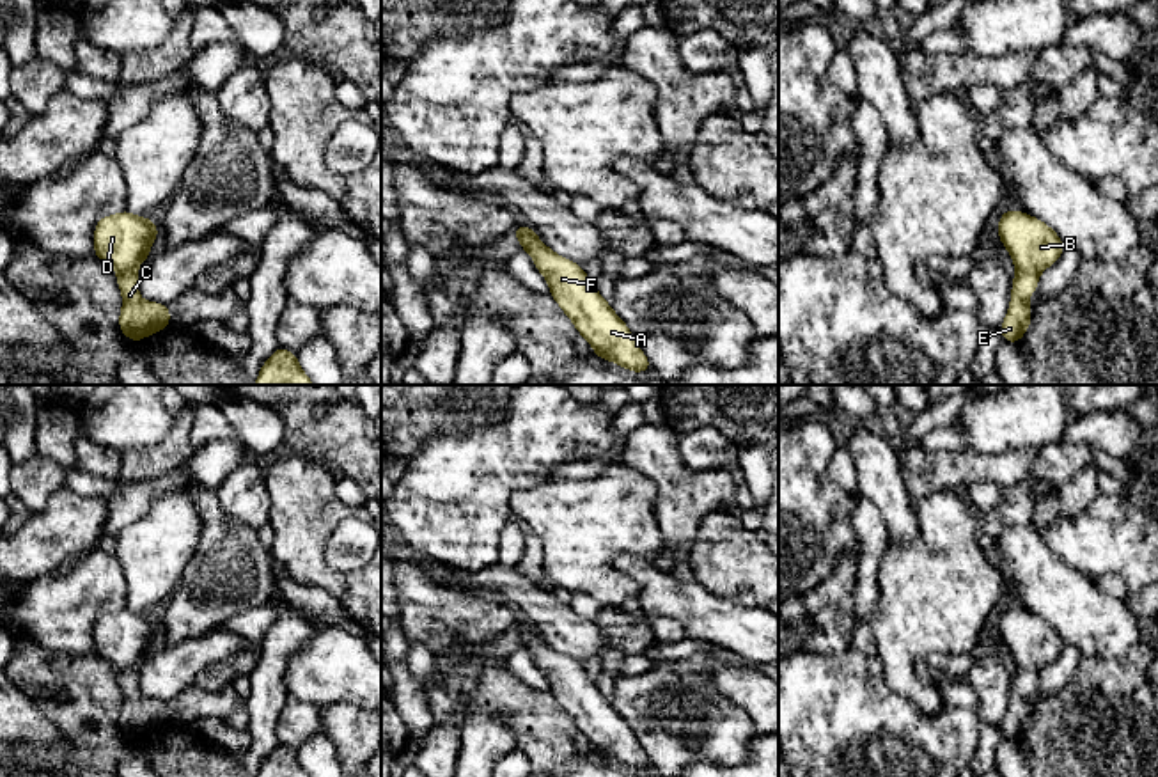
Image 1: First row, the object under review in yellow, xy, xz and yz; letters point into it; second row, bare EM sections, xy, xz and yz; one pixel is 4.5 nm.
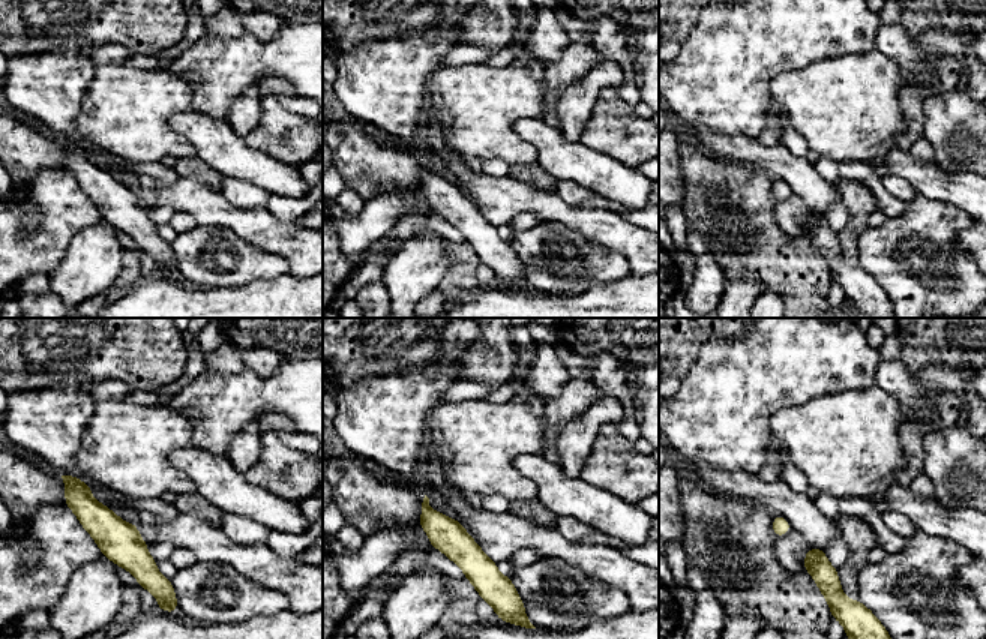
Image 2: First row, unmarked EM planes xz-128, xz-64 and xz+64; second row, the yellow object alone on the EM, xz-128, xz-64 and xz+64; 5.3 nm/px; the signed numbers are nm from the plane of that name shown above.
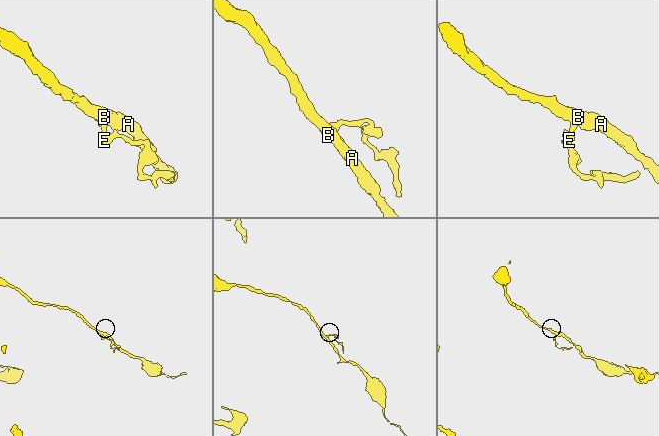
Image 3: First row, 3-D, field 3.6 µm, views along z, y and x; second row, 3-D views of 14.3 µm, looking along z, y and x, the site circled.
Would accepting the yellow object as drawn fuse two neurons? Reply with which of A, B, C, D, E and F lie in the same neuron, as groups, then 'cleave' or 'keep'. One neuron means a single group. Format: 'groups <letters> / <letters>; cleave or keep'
groups A B D F / C E; cleave

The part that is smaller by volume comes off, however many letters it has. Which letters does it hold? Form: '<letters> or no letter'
C, E

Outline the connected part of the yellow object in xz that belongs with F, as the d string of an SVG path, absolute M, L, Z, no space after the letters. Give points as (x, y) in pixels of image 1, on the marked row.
M537 234L521 245L550 286L550 294L583 335L596 357L626 367L631 373L651 371L651 364L635 342L626 323L598 293L591 279L575 261L548 248Z

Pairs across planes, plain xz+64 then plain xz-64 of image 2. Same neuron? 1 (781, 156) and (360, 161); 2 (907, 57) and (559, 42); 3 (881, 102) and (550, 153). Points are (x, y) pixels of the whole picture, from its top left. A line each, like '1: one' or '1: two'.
1: two
2: one
3: two

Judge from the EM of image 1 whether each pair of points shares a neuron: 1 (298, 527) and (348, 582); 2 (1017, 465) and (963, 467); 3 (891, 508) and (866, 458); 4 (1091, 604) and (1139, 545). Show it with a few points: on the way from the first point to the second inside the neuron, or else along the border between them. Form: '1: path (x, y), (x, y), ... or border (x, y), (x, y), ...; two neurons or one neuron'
1: path (300, 545), (330, 579); one neuron
2: path (1004, 467), (976, 467); one neuron
3: path (889, 495), (878, 478), (878, 470); one neuron
4: border (1059, 559), (1096, 579); two neurons

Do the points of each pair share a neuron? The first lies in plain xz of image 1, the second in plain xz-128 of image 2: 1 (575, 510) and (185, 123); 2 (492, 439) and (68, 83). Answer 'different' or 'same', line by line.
1: different
2: same

